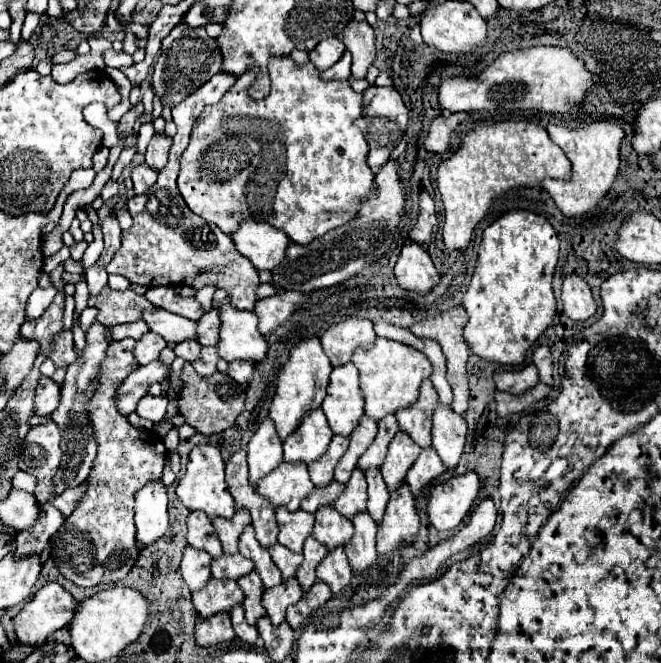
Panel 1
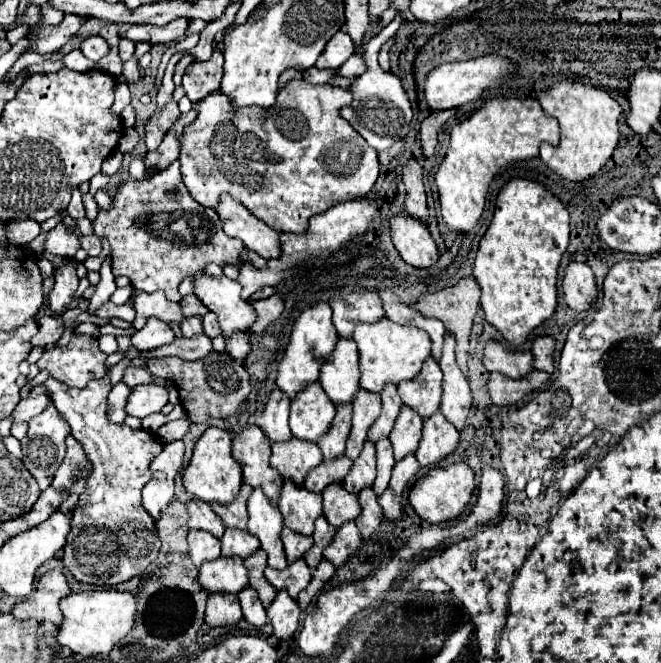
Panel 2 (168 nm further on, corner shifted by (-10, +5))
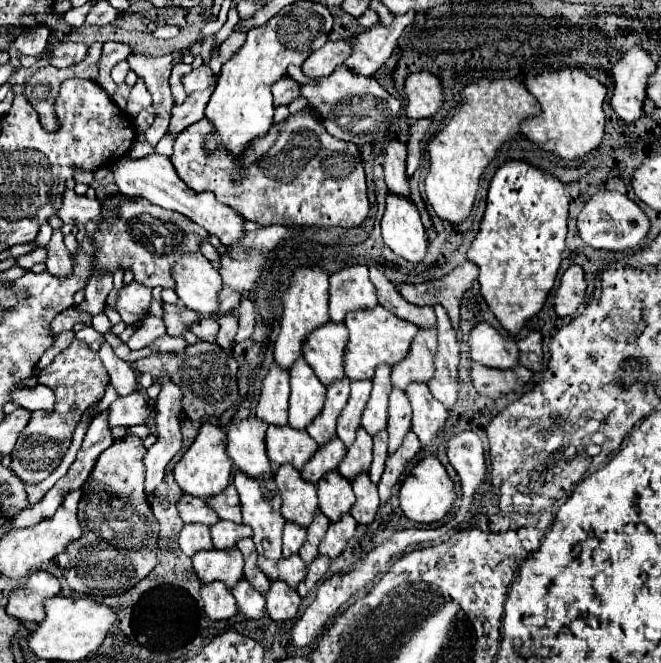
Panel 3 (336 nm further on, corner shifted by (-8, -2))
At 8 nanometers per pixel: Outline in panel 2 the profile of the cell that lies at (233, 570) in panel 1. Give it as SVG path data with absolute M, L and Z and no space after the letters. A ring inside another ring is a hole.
M227 527L221 537L221 555L223 557L235 557L247 559L247 555L253 555L255 549L259 549L259 539L251 535L247 529L235 529Z

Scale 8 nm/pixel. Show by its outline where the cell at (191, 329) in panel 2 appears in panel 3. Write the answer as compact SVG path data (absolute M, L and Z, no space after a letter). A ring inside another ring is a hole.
M163 304L163 310L165 310L163 320L167 324L167 334L171 334L171 336L183 336L183 332L189 330L193 326L193 322L197 322L201 318L197 312L189 312L181 304L177 304L177 306Z

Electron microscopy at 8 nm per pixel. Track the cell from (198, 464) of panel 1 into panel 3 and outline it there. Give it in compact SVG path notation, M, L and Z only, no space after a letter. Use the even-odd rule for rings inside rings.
M205 422L201 426L195 442L173 468L175 482L181 486L183 492L187 492L191 496L199 496L199 498L211 498L211 496L221 494L231 484L233 462L225 452L225 442L227 442L225 432L219 426L215 426L211 422Z

